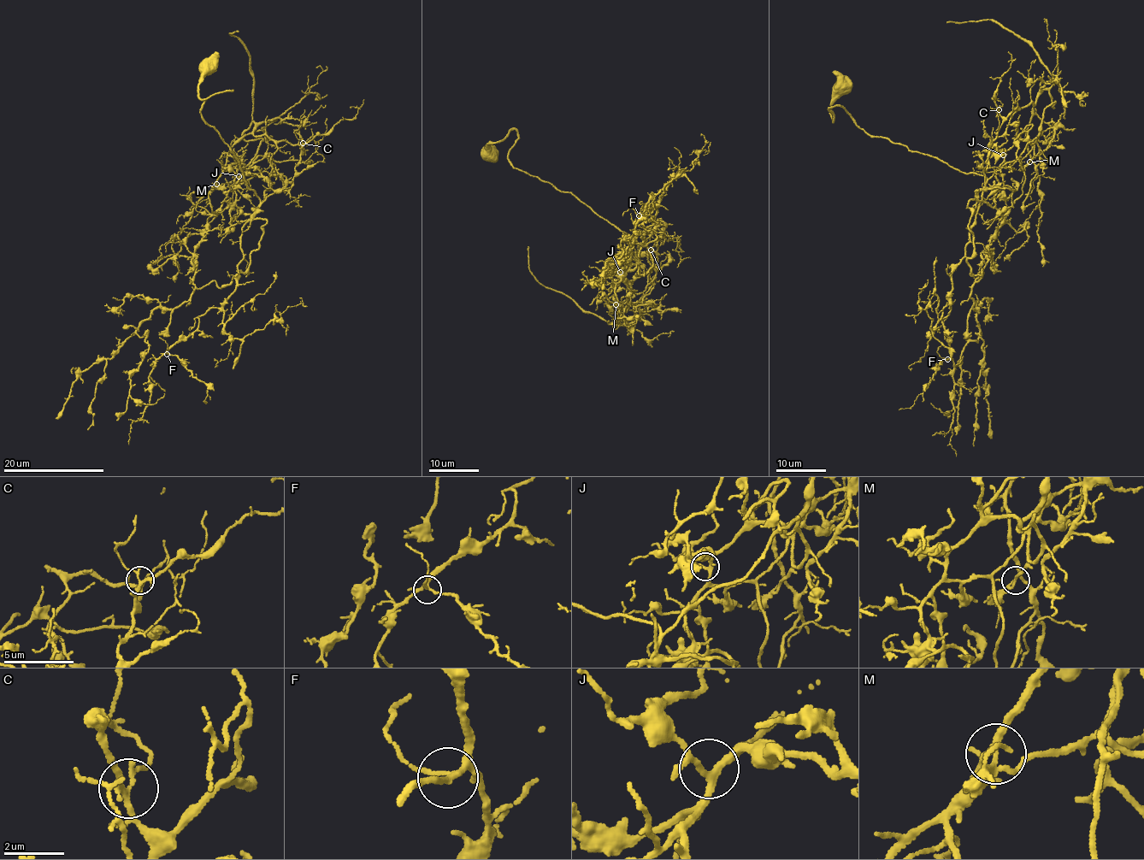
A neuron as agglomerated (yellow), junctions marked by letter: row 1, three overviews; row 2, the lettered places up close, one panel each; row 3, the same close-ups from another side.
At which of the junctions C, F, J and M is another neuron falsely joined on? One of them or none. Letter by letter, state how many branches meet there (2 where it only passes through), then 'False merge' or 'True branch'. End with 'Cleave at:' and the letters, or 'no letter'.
C: Branches: 4. True branch
F: Branches: 4. True branch
J: Branches: 4. True branch
M: Branches: 4. False merge
Cleave at: M

